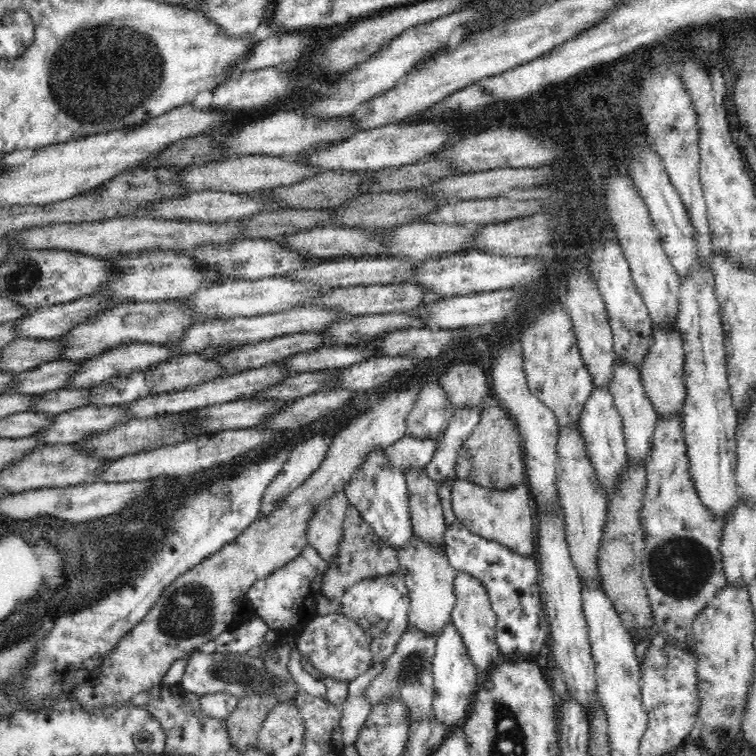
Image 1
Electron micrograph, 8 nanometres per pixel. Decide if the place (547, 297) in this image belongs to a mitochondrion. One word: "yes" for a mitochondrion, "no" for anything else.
no

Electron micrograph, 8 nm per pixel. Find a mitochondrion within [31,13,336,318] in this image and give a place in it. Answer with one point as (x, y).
(97, 71)

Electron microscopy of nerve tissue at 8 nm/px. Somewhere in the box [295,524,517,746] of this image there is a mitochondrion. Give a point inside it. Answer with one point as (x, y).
(412, 664)

